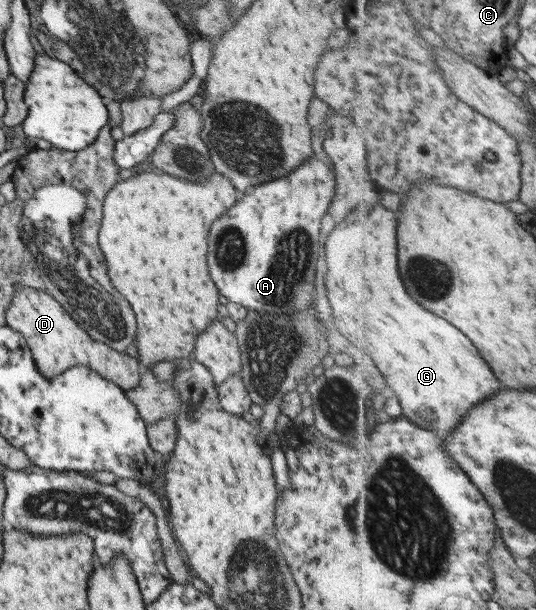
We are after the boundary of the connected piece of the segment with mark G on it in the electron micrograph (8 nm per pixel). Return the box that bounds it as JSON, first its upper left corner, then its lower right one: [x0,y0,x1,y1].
[325,201,503,436]

